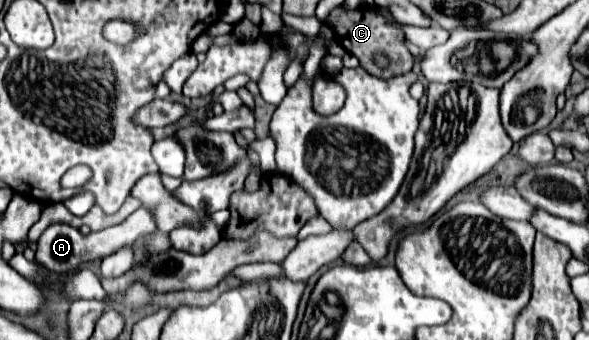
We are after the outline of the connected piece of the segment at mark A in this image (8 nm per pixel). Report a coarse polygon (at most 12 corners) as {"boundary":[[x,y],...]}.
{"boundary":[[152,214],[80,234],[64,222],[38,238],[36,260],[52,272],[104,258],[152,234]]}

